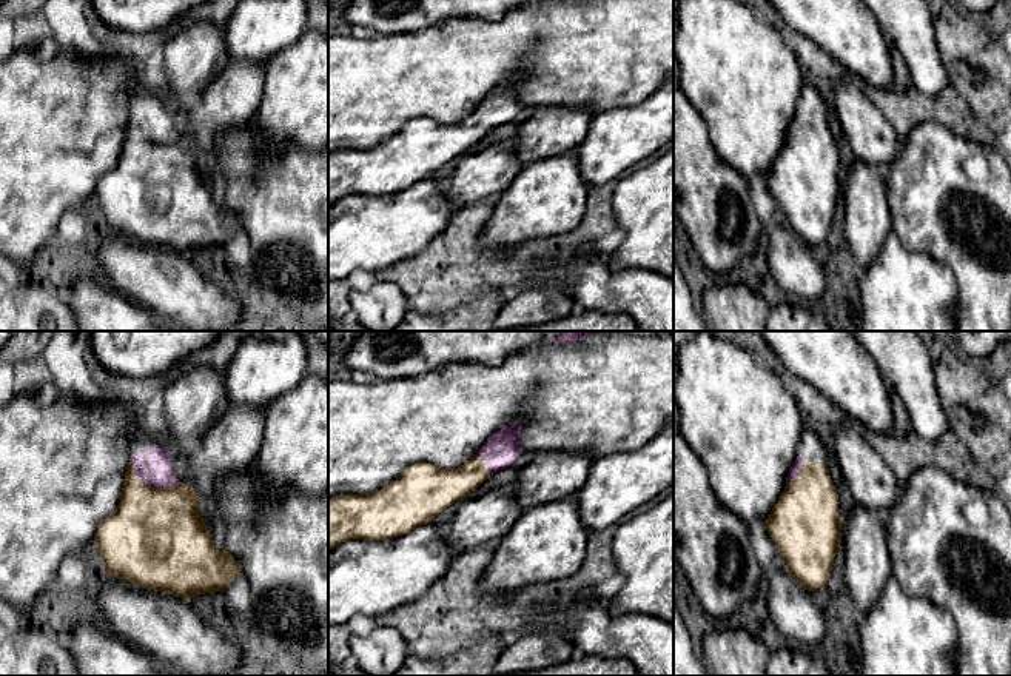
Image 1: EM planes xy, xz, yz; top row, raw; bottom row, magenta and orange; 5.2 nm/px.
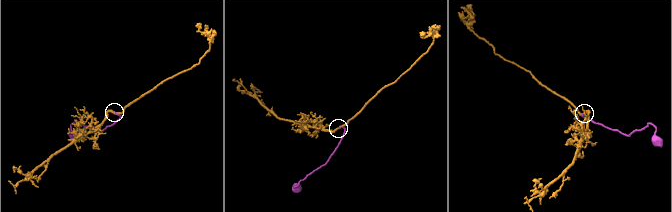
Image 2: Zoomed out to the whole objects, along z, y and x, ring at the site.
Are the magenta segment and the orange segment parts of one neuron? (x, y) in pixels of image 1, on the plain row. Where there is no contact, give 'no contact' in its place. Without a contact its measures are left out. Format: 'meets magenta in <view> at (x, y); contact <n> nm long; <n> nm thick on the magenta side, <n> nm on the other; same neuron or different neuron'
meets magenta in xy at (150, 140); contact 300 nm long; 190 nm thick on the magenta side, 480 nm on the other; same neuron

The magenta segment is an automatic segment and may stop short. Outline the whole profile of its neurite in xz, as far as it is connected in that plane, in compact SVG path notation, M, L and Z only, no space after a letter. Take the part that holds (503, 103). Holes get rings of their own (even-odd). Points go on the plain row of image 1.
M522 79L495 86L478 108L458 123L438 123L432 119L413 119L395 136L373 149L338 149L328 154L328 206L351 194L390 196L432 177L441 166L464 156L493 128L506 125L518 115Z

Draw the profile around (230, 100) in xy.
M230 60L202 92L200 103L190 114L193 142L199 154L219 131L240 128L251 122L262 102L267 65Z

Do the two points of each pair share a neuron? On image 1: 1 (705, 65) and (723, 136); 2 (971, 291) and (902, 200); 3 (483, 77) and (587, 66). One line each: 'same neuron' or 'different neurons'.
1: same neuron
2: same neuron
3: same neuron

